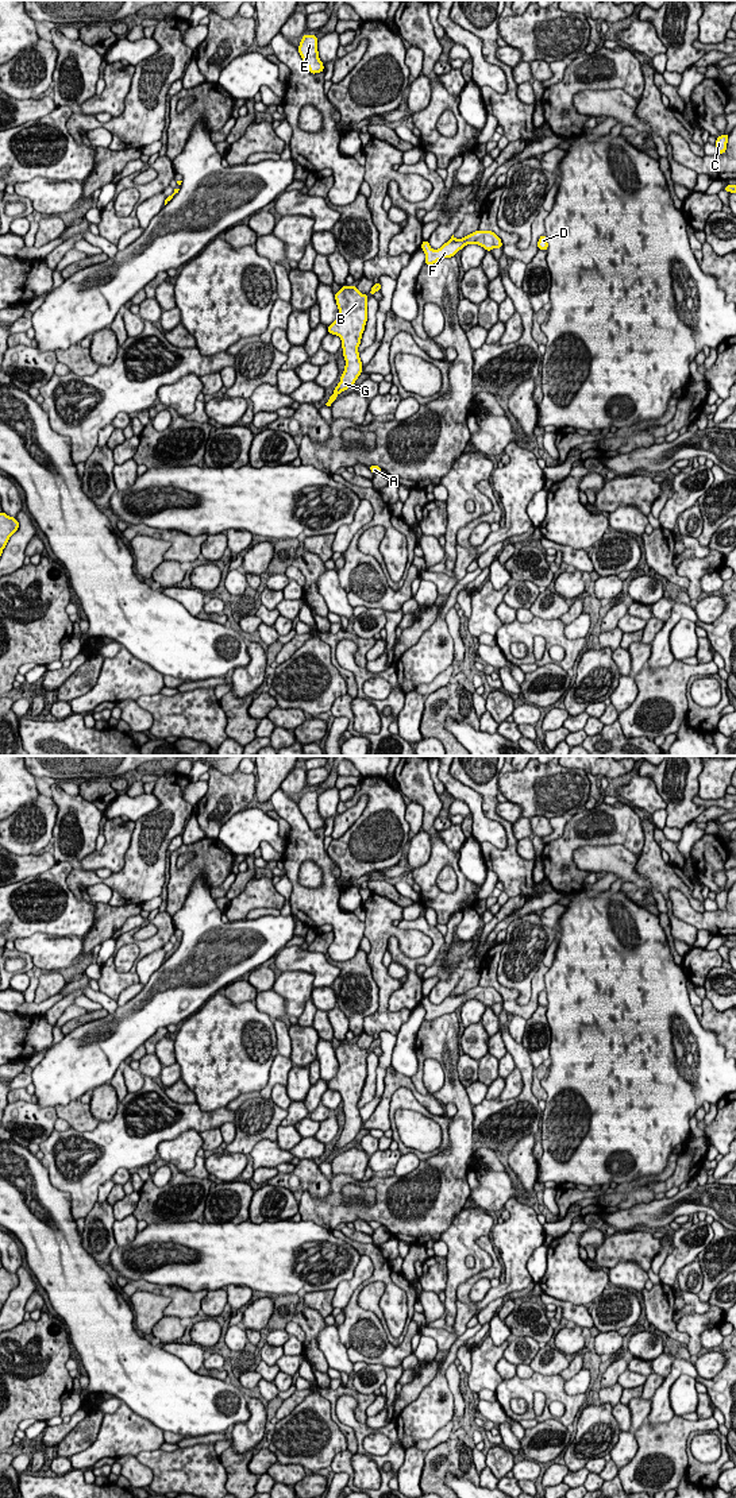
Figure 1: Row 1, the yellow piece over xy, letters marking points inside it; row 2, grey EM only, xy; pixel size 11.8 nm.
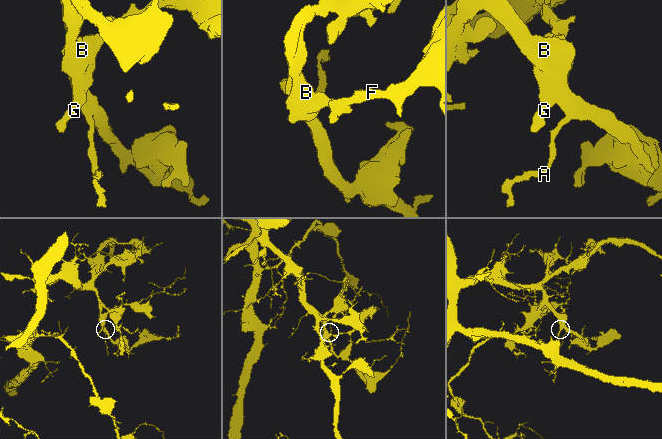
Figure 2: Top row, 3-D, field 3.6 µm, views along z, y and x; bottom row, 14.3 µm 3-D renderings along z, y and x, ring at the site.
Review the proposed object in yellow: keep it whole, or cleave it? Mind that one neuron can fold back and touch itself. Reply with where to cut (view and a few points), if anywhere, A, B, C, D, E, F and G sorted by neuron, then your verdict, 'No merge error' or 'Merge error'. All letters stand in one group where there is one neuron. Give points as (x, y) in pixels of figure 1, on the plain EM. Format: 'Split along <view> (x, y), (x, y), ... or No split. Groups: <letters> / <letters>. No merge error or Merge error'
No split. Groups: A B C D E F G. No merge error

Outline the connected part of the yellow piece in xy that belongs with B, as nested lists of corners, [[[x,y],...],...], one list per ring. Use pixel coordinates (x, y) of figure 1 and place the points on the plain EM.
[[[342,1042],[335,1049],[339,1065],[336,1076],[327,1084],[328,1089],[342,1096],[343,1112],[346,1116],[340,1138],[334,1144],[327,1162],[331,1162],[339,1148],[351,1143],[362,1128],[362,1117],[358,1103],[367,1077],[367,1050],[362,1050],[357,1042]]]

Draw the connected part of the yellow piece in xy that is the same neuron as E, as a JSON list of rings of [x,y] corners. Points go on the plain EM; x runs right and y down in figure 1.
[[[304,791],[301,794],[298,808],[305,821],[308,822],[309,827],[312,830],[324,827],[324,821],[319,814],[319,807],[317,807],[317,792],[316,791]]]

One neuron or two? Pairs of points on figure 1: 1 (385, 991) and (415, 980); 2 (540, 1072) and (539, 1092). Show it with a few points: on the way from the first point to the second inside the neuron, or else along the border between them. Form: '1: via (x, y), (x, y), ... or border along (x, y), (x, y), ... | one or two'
1: border along (403, 984), (388, 1002), (392, 1012) | two
2: via (538, 1077), (538, 1087) | one

